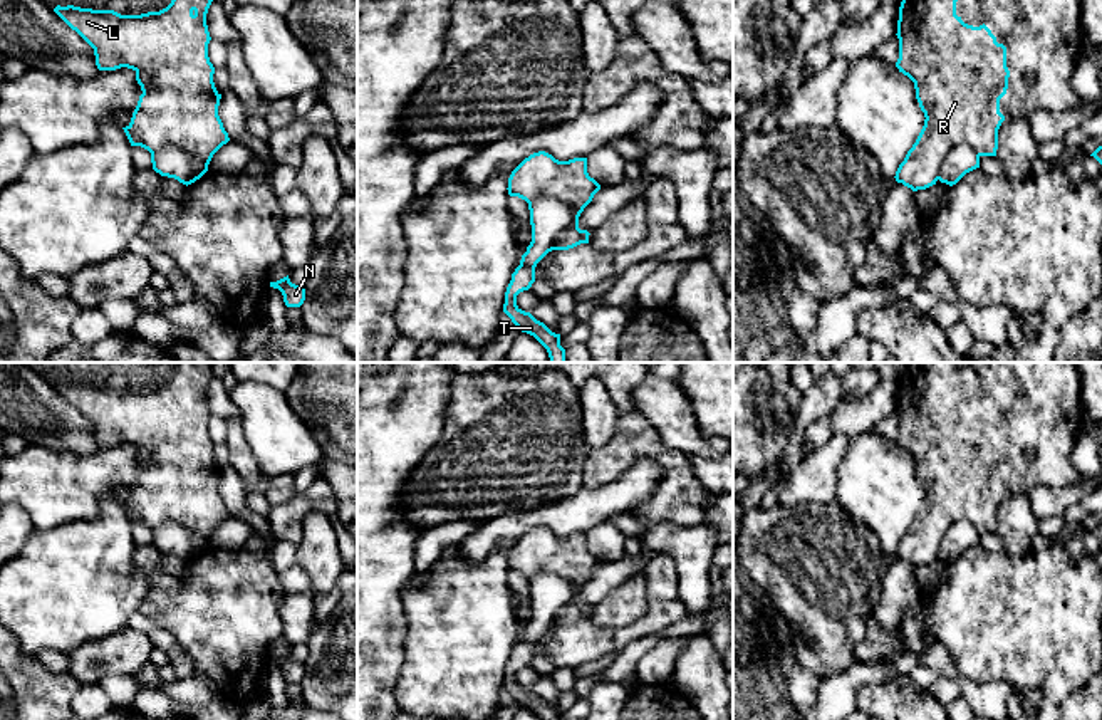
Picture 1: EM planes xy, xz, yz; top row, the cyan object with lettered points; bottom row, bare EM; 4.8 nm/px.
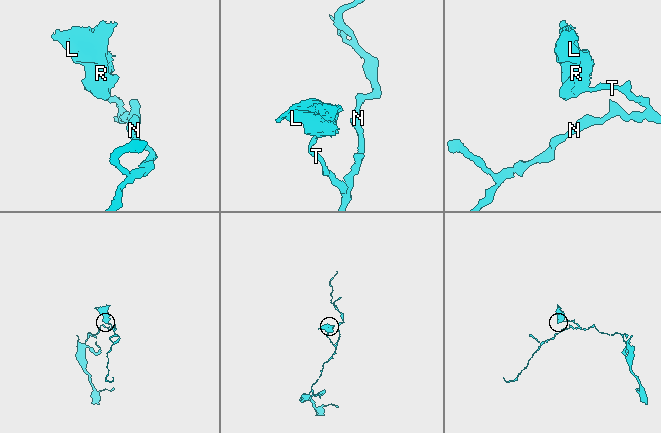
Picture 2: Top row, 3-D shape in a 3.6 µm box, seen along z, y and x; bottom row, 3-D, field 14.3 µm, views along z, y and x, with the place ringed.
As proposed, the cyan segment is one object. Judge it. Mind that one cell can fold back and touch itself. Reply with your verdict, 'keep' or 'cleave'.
cleave

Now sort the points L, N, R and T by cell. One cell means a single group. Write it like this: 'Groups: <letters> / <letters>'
Groups: L R / N T

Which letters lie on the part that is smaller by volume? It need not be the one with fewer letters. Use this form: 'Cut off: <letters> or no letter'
Cut off: L, R

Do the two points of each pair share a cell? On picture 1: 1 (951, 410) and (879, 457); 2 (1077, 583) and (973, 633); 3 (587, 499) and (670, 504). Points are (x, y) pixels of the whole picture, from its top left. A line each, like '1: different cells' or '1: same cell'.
1: different cells
2: same cell
3: different cells

